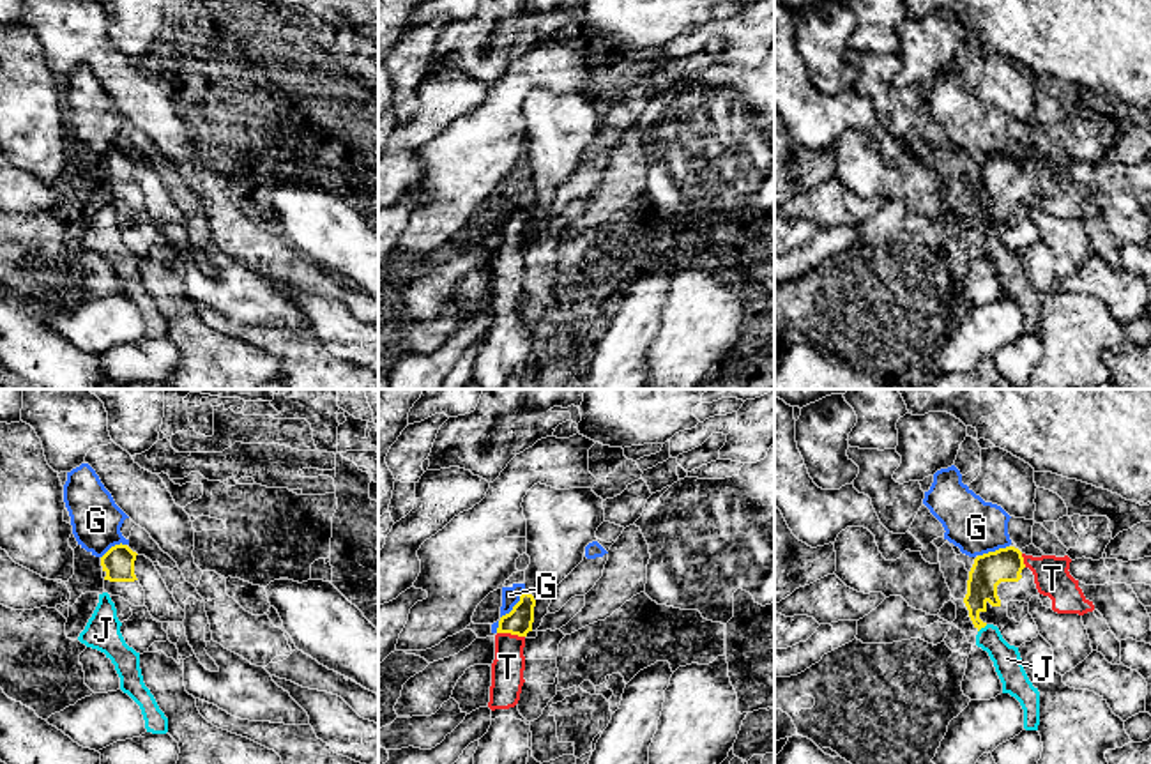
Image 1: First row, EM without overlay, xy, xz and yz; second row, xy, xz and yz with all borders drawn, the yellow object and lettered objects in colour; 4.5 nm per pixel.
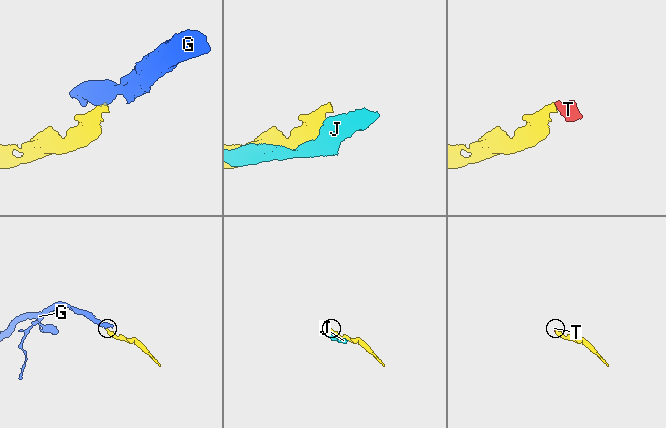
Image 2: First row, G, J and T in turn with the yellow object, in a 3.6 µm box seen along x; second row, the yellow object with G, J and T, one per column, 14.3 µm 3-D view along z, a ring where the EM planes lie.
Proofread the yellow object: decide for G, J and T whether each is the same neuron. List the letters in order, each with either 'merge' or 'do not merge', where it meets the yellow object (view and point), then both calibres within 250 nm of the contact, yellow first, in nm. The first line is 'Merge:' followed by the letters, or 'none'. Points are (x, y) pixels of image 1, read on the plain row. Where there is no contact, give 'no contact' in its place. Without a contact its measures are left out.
Merge: T
G: do not merge | yz (992, 156) | 160/240 nm
J: do not merge | yz (982, 230) | 150/130 nm
T: merge | xz (511, 237) | 120/150 nm

